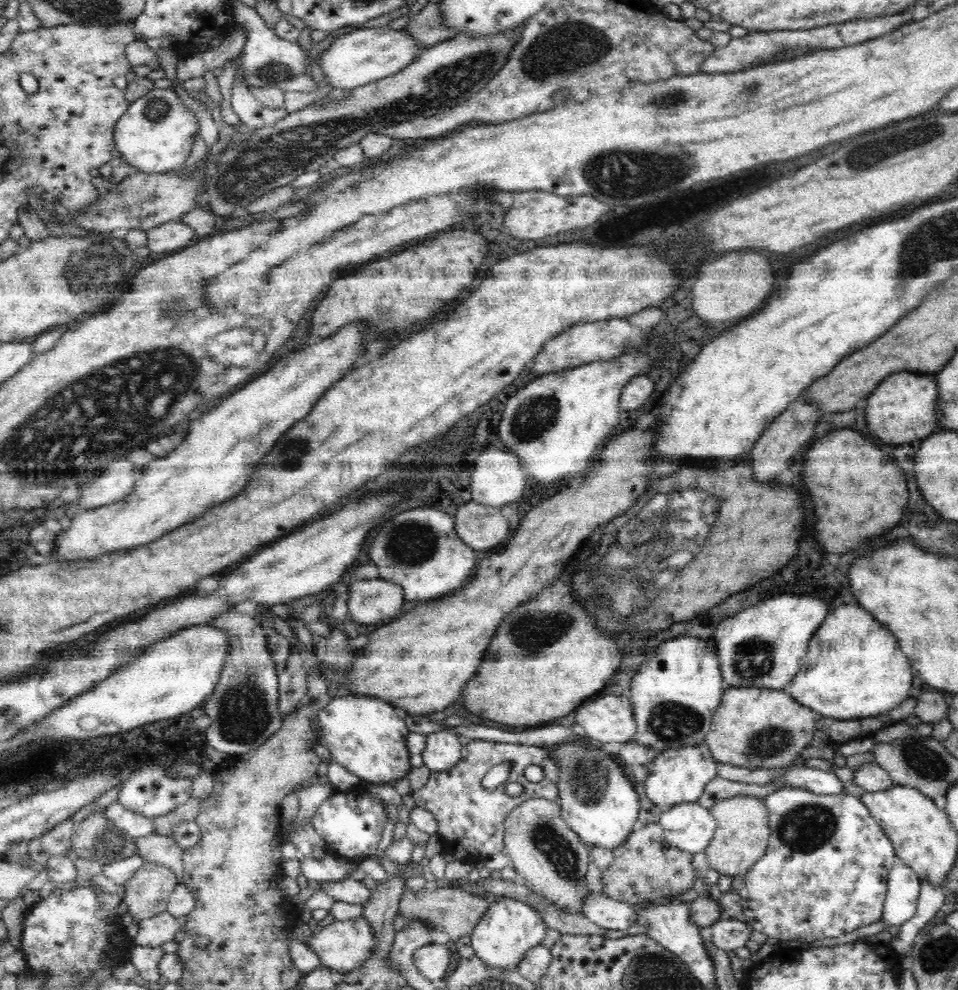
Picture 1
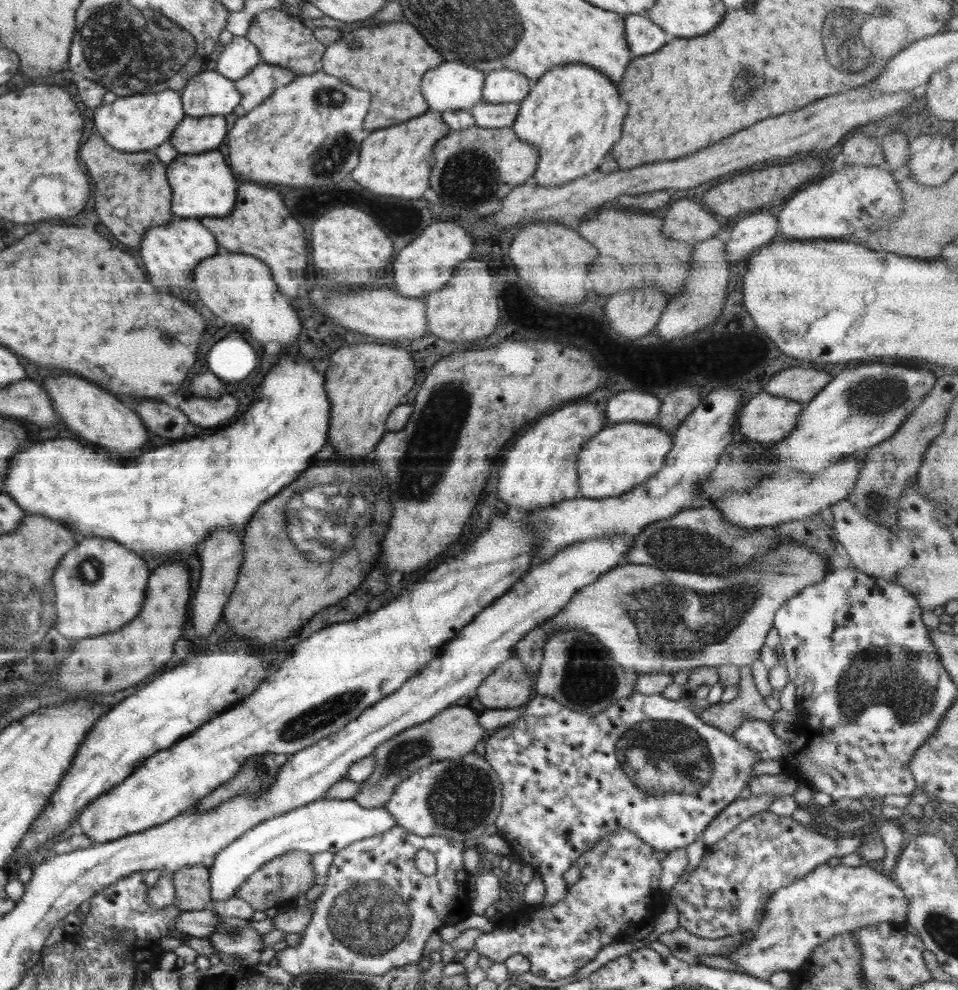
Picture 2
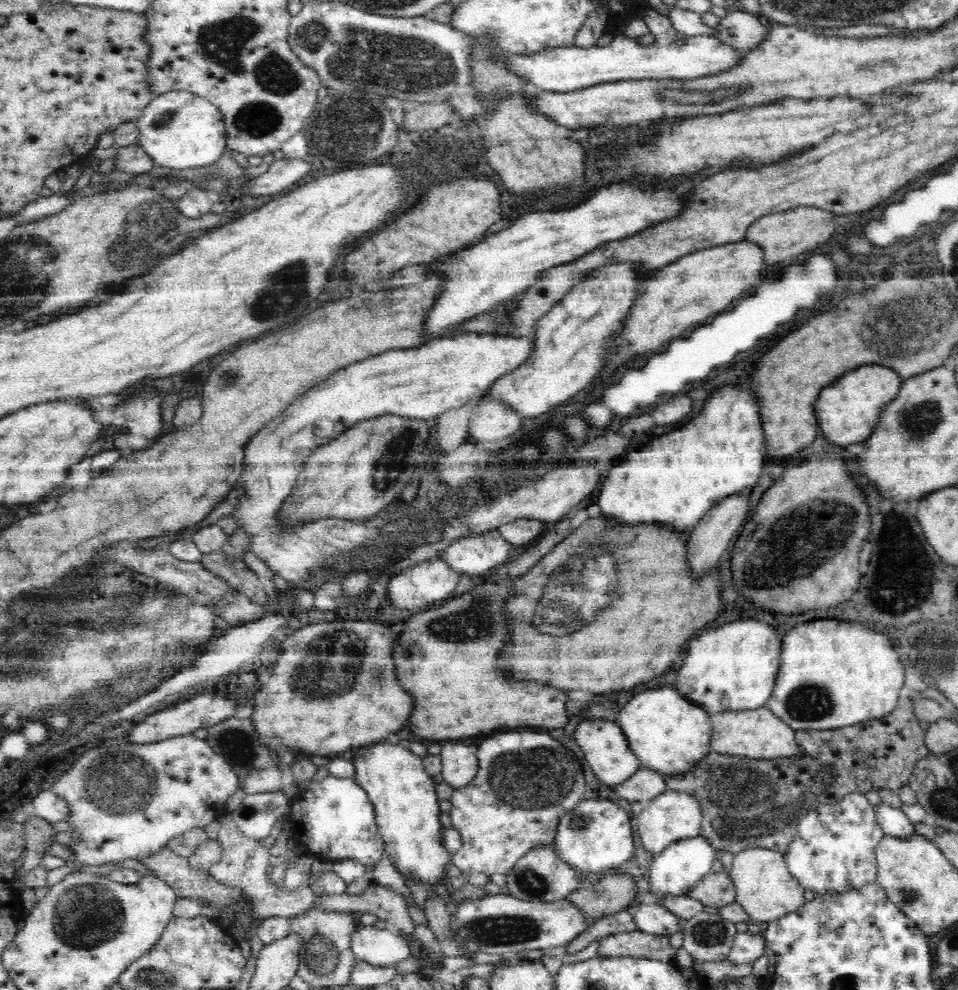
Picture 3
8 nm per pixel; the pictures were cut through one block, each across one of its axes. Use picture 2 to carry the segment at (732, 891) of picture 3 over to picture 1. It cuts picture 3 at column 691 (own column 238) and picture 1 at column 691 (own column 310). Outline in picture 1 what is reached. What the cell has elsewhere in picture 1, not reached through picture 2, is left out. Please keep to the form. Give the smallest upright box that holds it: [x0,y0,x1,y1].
[601,823,699,905]

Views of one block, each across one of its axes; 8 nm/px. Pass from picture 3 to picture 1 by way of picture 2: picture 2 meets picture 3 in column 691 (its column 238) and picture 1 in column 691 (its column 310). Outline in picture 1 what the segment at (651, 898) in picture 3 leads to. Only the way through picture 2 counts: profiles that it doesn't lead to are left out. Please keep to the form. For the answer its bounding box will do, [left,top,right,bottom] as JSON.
[659,801,717,853]

